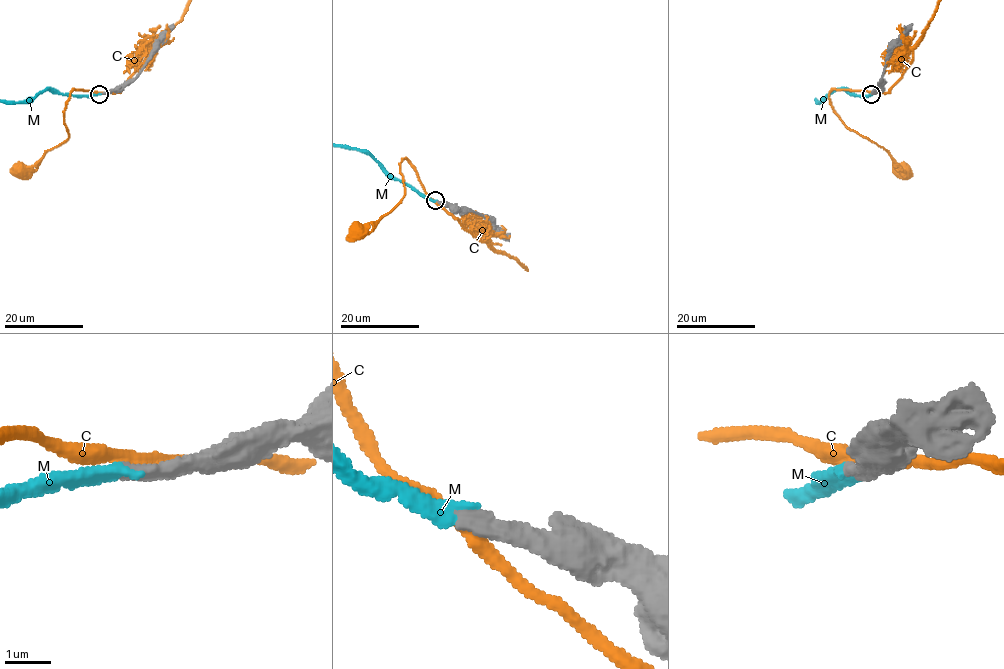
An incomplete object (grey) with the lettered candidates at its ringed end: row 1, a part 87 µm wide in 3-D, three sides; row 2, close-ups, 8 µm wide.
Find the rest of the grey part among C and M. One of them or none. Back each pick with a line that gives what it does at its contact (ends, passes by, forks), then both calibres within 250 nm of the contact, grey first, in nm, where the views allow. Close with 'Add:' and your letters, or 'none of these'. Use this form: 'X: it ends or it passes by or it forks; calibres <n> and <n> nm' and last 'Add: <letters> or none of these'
M: it ends; calibres 360 and 360 nm
Add: M

